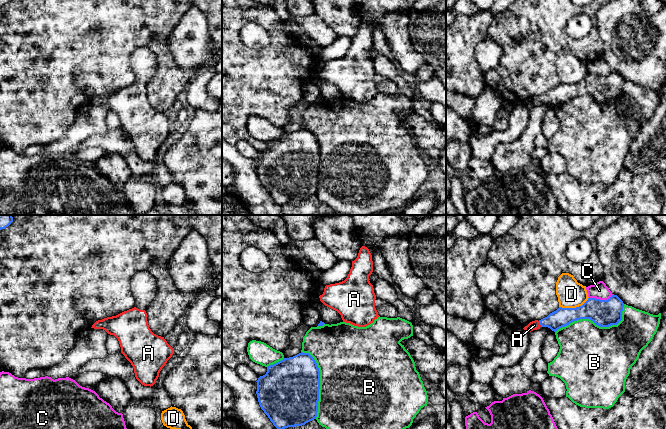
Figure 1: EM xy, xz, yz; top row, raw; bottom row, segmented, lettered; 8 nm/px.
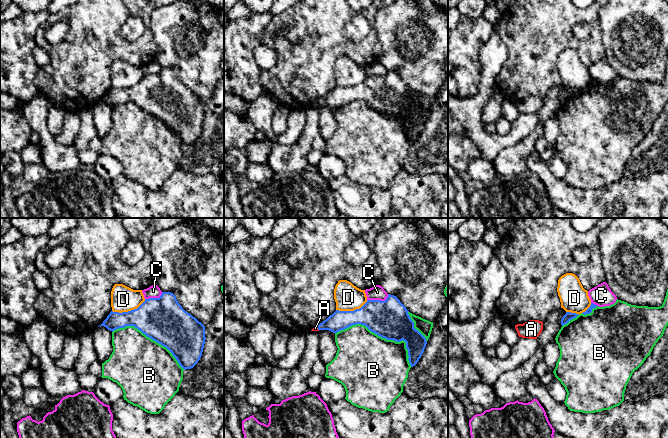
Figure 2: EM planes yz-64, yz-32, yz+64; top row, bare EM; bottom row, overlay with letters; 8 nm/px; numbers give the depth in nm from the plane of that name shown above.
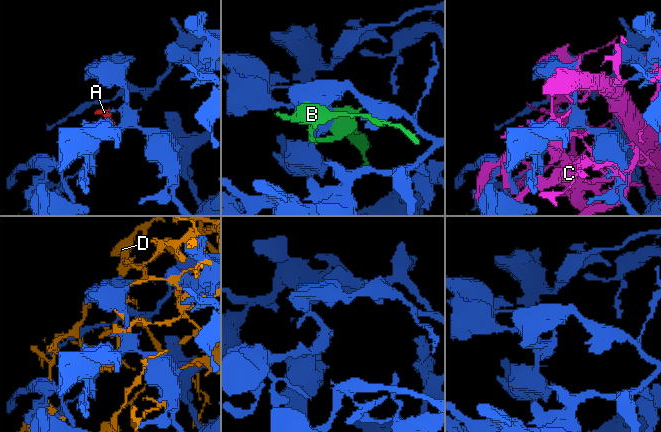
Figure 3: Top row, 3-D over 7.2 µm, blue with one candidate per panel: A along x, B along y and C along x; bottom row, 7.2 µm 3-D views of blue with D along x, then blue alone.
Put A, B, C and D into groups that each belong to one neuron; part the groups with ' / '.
A / B / C / D

